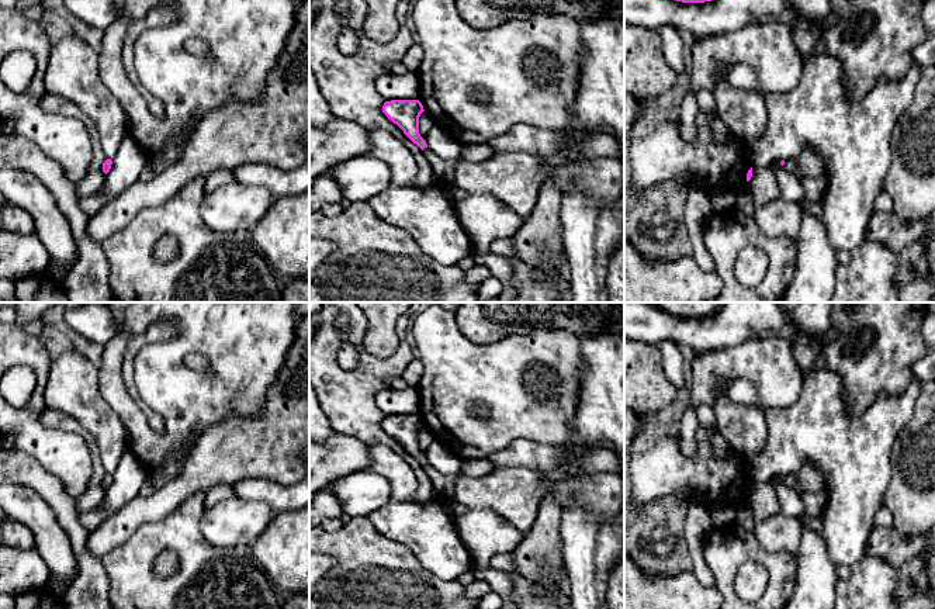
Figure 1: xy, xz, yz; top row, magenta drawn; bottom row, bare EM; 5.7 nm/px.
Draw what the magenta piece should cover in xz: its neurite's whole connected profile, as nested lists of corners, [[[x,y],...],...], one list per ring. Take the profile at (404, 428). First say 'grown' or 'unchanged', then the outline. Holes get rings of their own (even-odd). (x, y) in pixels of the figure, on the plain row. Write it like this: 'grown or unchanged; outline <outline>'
grown; outline [[[391,415],[382,421],[382,428],[423,466],[434,491],[450,498],[456,477],[441,474],[427,463],[426,456],[419,449],[419,432],[423,426],[423,421],[419,415]]]

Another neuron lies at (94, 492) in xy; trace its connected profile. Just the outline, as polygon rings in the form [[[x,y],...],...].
[[[90,440],[91,446],[91,460],[93,460],[93,475],[87,484],[86,491],[75,499],[76,502],[76,512],[86,512],[93,506],[98,505],[105,496],[105,488],[103,487],[103,478],[107,475],[101,457],[100,450],[94,442]]]

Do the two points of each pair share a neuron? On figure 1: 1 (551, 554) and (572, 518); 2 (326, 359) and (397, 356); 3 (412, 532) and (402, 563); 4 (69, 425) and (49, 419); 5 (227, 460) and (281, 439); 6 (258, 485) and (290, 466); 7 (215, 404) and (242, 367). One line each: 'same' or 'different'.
1: different
2: same
3: different
4: same
5: same
6: different
7: same

